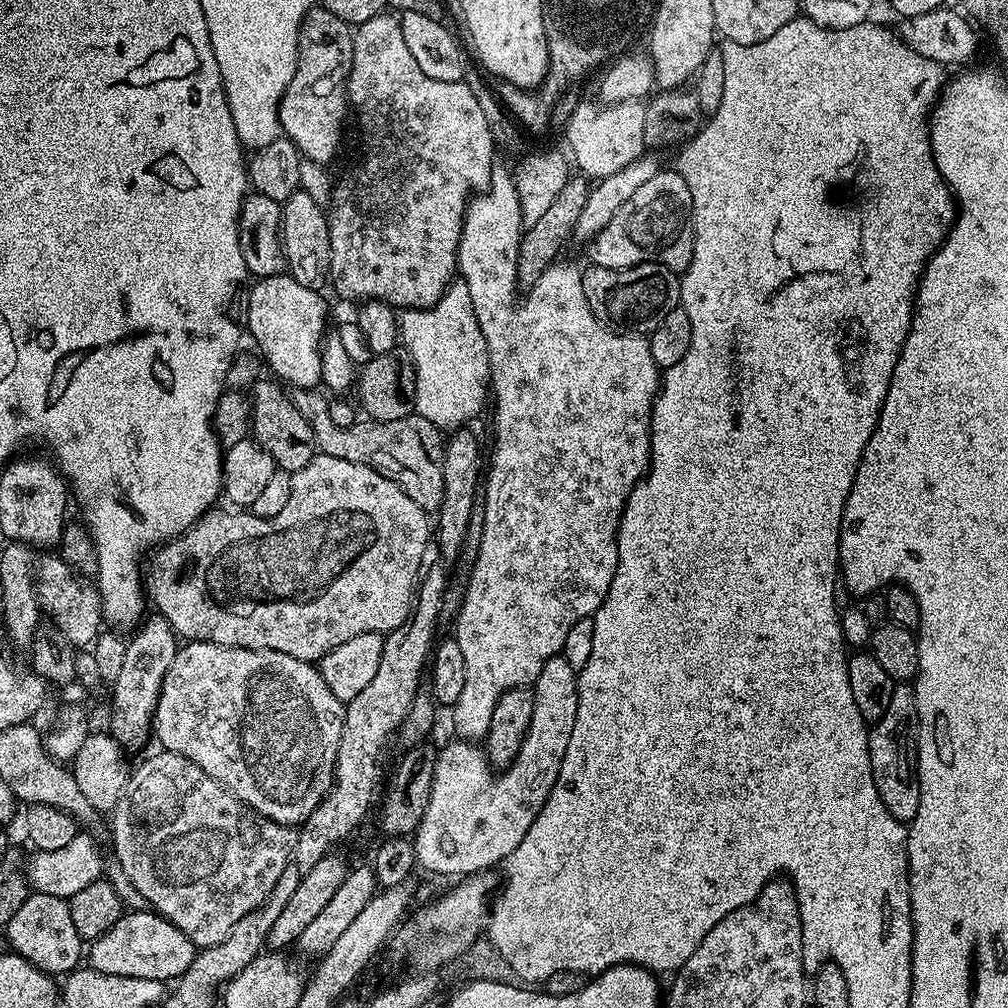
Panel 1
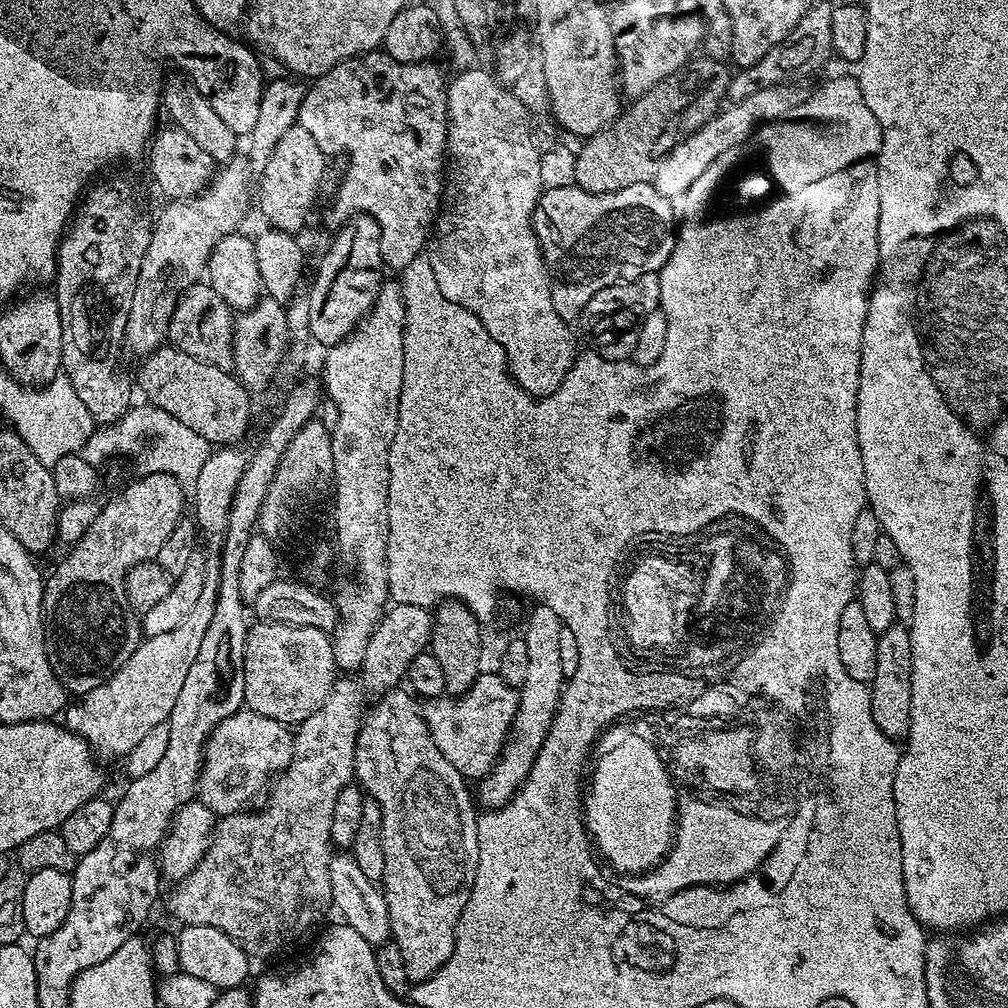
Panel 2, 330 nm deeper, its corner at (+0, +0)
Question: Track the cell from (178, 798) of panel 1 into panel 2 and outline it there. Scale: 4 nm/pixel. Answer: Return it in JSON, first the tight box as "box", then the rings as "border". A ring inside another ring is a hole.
{"box":[168,604,433,960],"border":[[[392,604],[385,611],[370,634],[370,642],[366,642],[366,654],[360,667],[351,674],[341,675],[326,702],[322,702],[322,706],[318,706],[318,710],[295,729],[292,757],[288,767],[271,781],[264,808],[257,812],[235,812],[233,816],[217,819],[207,855],[173,887],[176,889],[168,896],[168,912],[177,920],[177,925],[214,926],[214,930],[230,934],[250,958],[256,959],[257,956],[264,960],[267,956],[278,955],[287,944],[306,935],[327,914],[328,908],[330,912],[333,907],[330,862],[334,855],[330,818],[338,794],[353,783],[356,775],[354,754],[360,723],[369,705],[393,691],[399,685],[396,683],[407,677],[410,662],[429,647],[433,619],[433,613],[422,606]]]}

